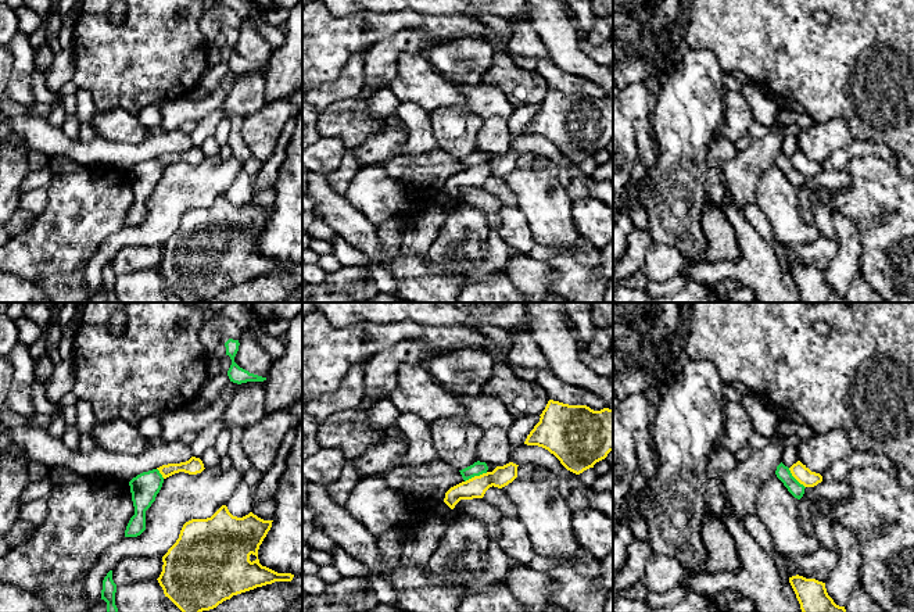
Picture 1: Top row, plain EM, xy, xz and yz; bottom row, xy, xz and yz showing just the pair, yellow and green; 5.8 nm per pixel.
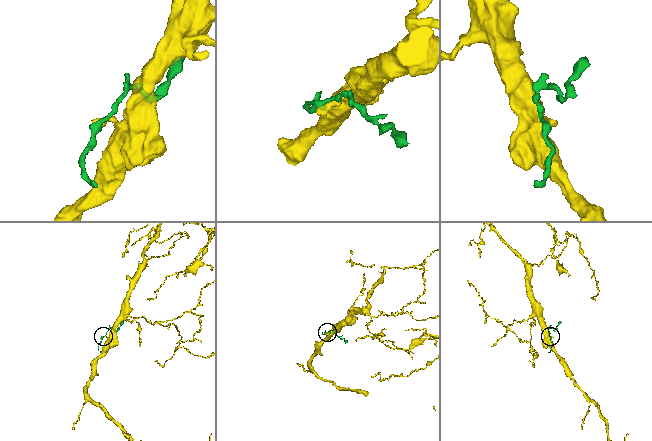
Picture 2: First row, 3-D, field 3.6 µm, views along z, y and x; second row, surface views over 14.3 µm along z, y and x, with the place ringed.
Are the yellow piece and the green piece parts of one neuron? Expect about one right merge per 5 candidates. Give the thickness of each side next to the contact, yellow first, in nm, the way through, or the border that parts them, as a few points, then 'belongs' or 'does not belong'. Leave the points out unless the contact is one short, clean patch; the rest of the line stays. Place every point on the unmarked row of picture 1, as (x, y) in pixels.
calibres 120 and 80 nm; border xz (487, 161), (472, 165), (465, 171); does not belong

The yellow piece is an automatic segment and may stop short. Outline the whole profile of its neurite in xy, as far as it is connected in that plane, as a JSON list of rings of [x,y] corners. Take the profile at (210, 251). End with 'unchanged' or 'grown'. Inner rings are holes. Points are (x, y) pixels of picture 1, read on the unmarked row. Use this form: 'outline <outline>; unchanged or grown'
outline [[[222,194],[211,207],[191,208],[180,219],[179,228],[162,246],[162,261],[157,268],[168,286],[183,303],[201,303],[216,297],[233,284],[272,273],[275,271],[291,271],[294,264],[277,262],[262,255],[258,248],[258,239],[272,216],[273,210],[264,210],[250,201],[243,207],[233,205],[226,194]]]; unchanged

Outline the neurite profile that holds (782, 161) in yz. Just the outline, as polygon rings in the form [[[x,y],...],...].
[[[781,151],[777,155],[775,164],[795,187],[800,189],[803,186],[806,176],[792,165],[788,155]]]

